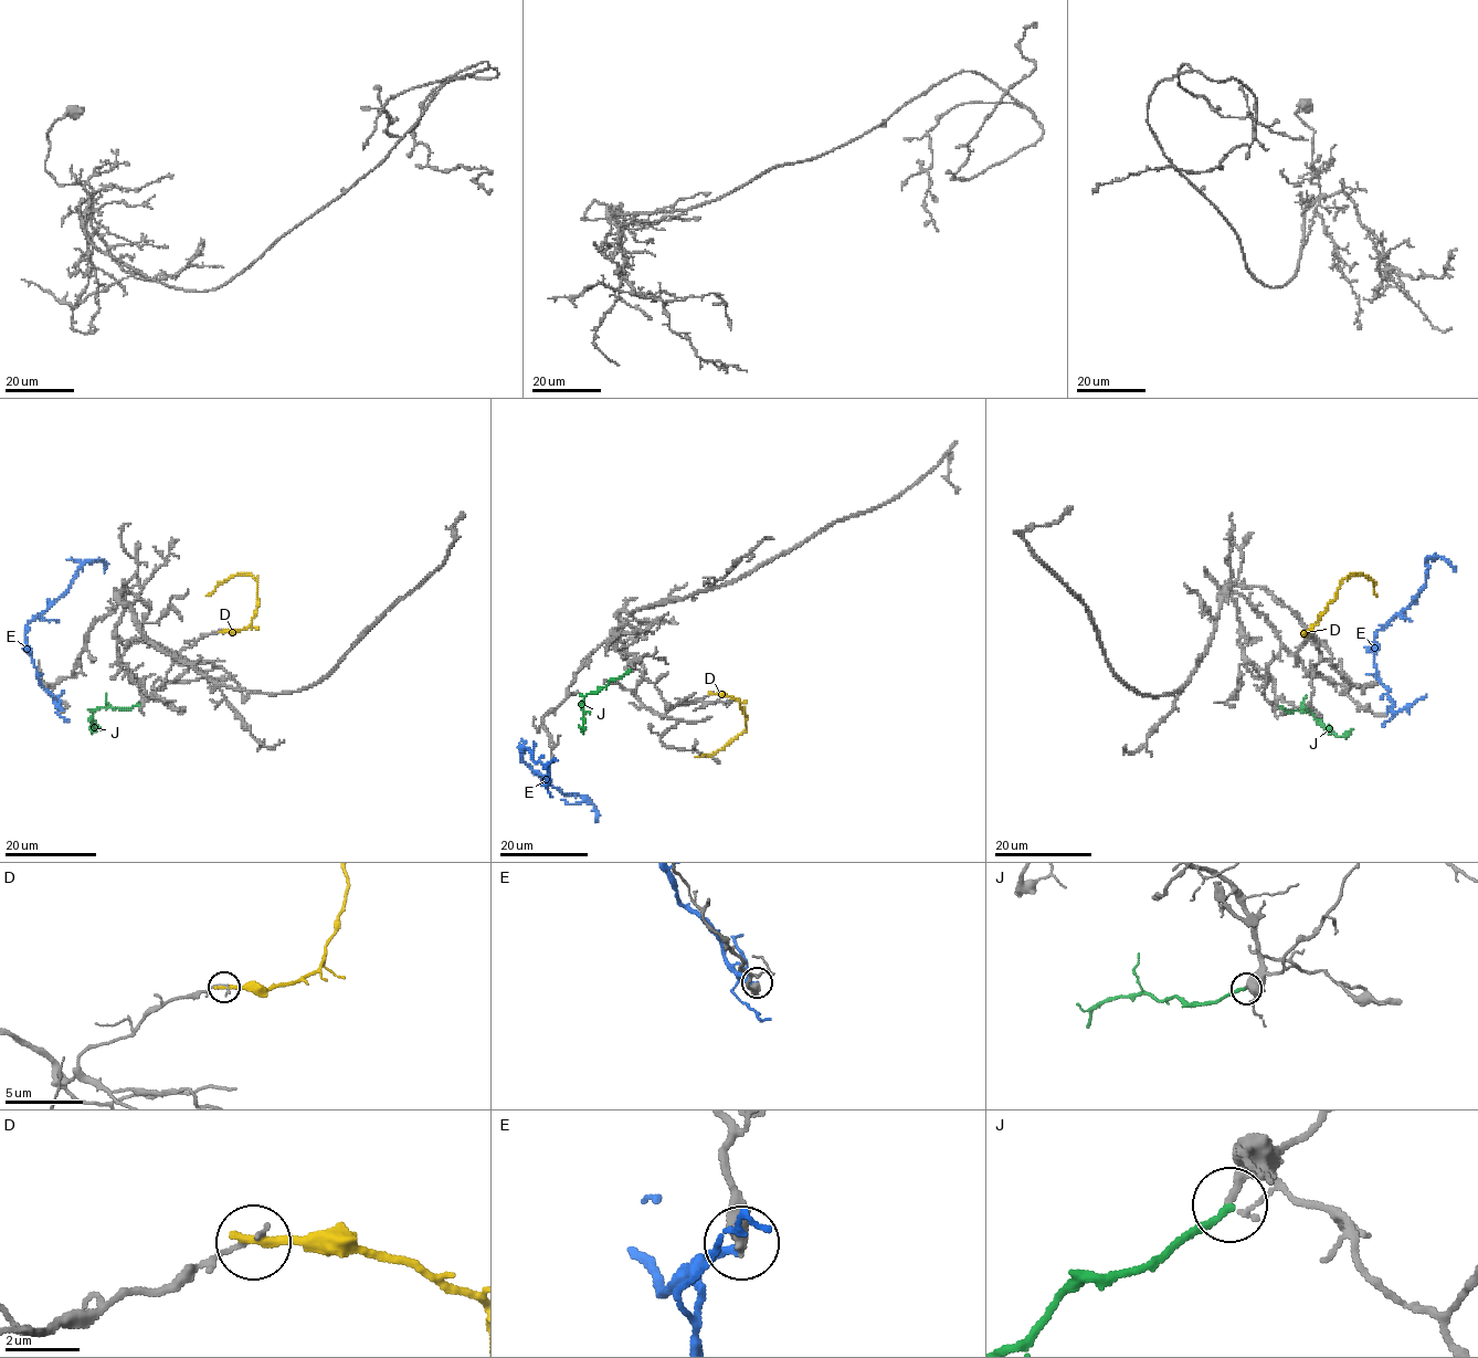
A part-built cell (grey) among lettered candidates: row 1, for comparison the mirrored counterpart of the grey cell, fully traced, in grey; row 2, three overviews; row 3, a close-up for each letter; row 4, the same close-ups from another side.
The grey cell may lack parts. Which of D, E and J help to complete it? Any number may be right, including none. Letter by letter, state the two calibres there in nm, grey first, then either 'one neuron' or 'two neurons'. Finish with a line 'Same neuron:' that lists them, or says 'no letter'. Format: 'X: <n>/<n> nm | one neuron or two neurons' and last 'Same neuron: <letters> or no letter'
D: 170/280 nm | two neurons
E: 550/240 nm | two neurons
J: 200/200 nm | one neuron
Same neuron: J

